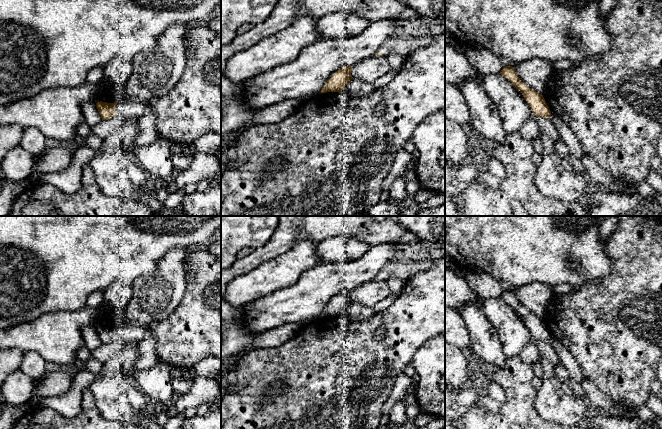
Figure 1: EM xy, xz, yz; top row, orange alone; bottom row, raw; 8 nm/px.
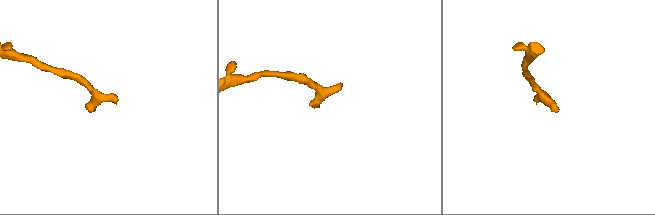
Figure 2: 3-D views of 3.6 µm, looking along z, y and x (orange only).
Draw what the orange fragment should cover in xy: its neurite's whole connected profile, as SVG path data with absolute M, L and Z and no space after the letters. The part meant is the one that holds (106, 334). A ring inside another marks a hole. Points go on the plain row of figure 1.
M102 325L96 327L96 331L102 344L108 344L116 339L115 335L116 328L117 325L114 327L107 327Z

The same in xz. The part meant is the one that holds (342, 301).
M346 290L337 294L324 308L321 317L338 316L342 317L343 312L351 305L351 293L353 290Z

